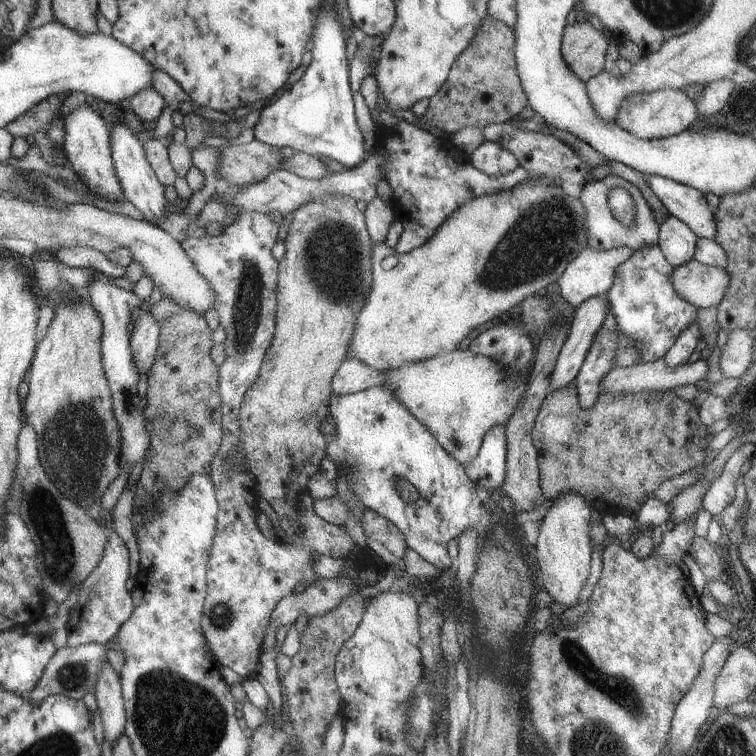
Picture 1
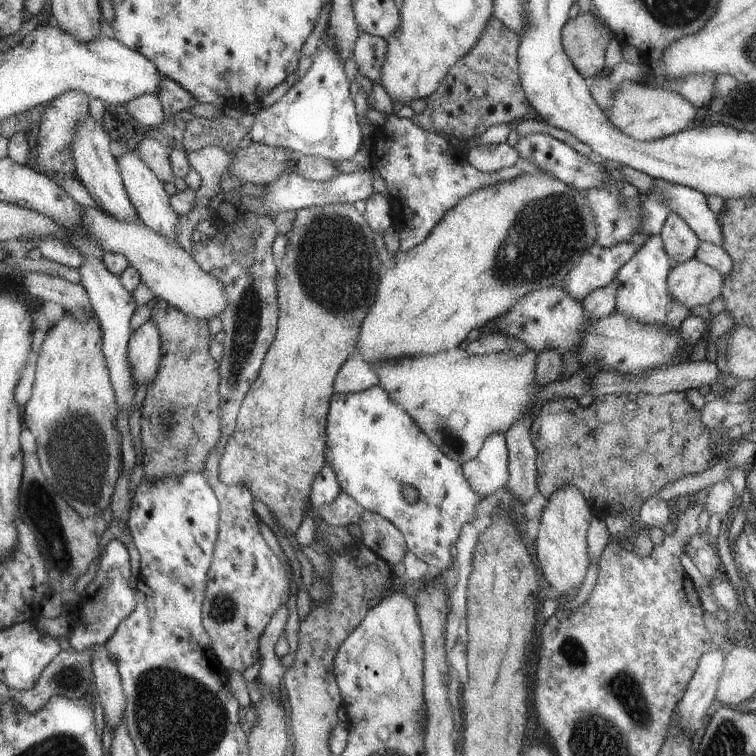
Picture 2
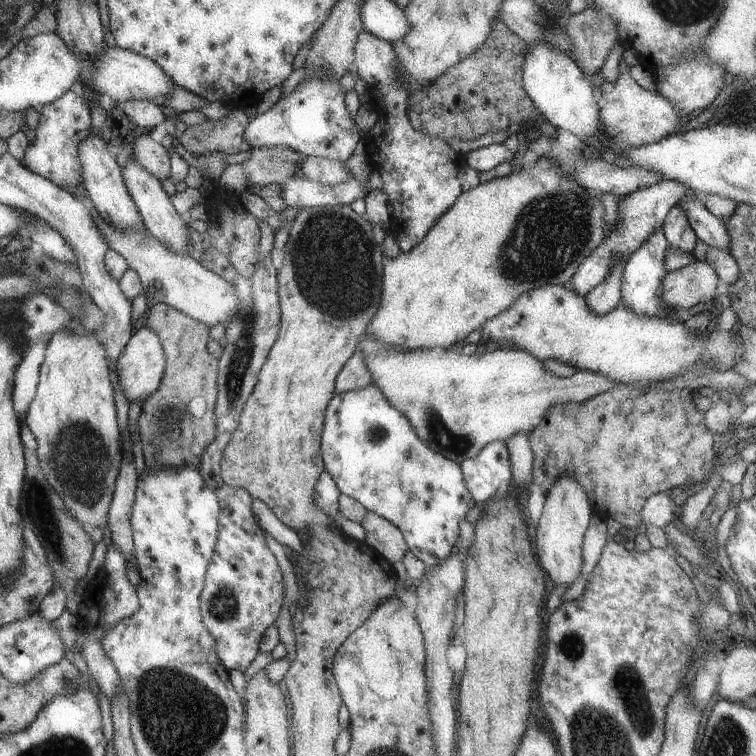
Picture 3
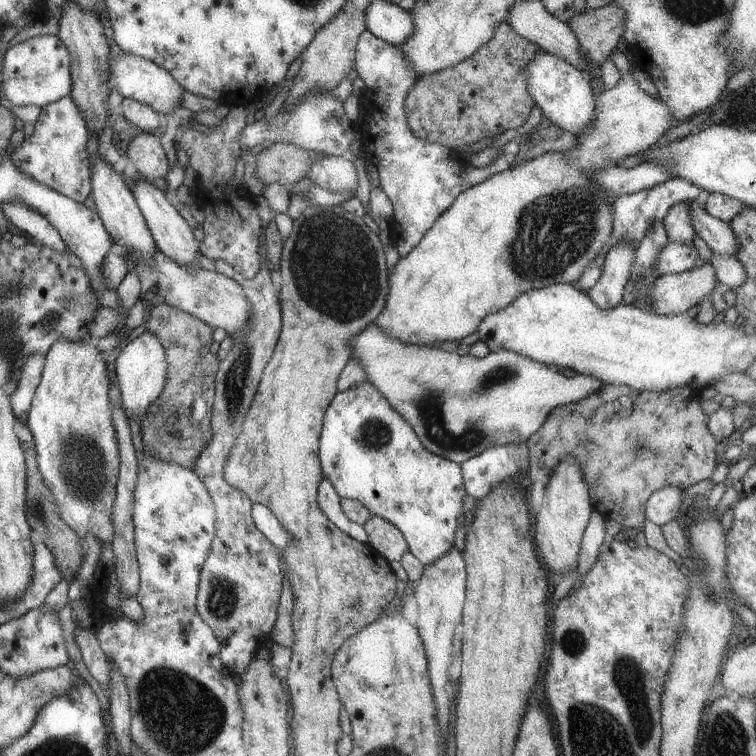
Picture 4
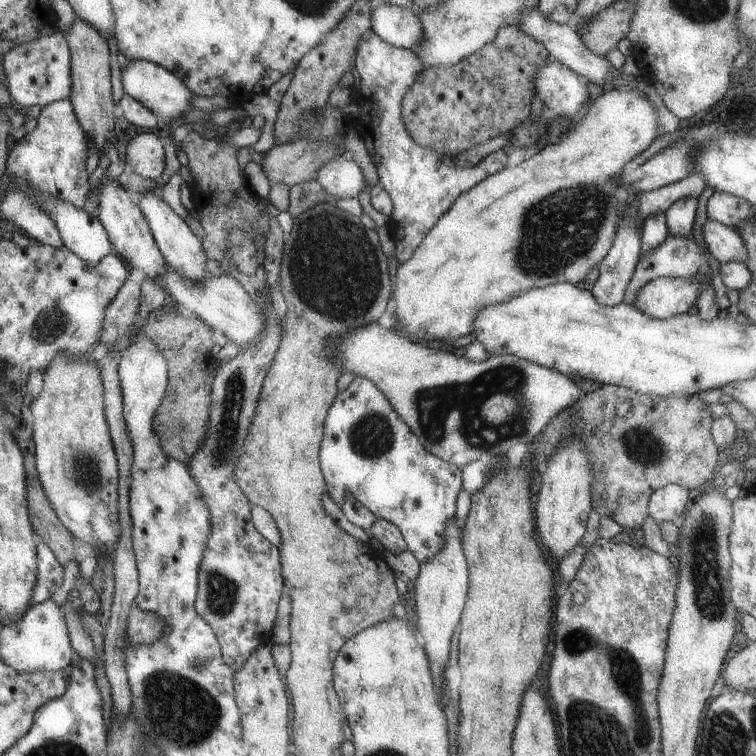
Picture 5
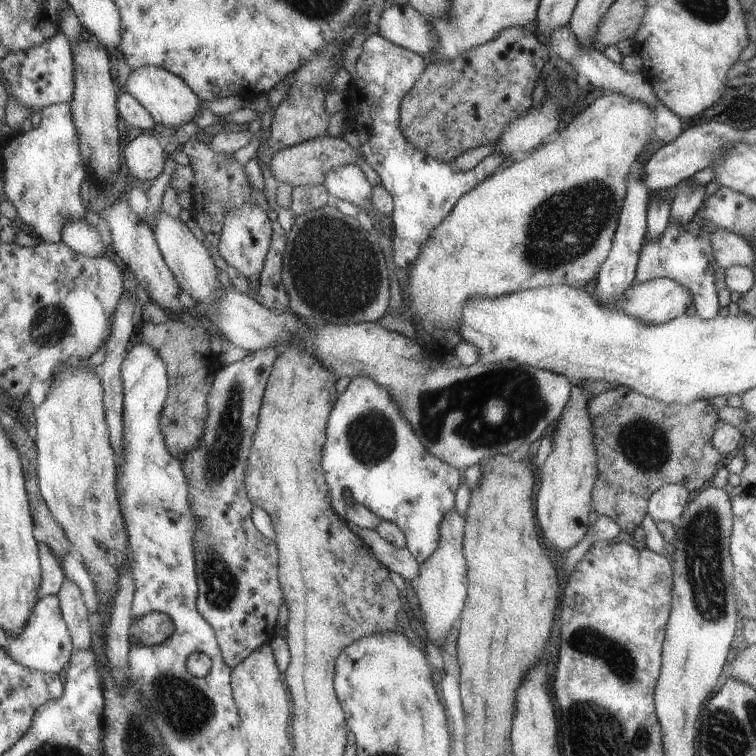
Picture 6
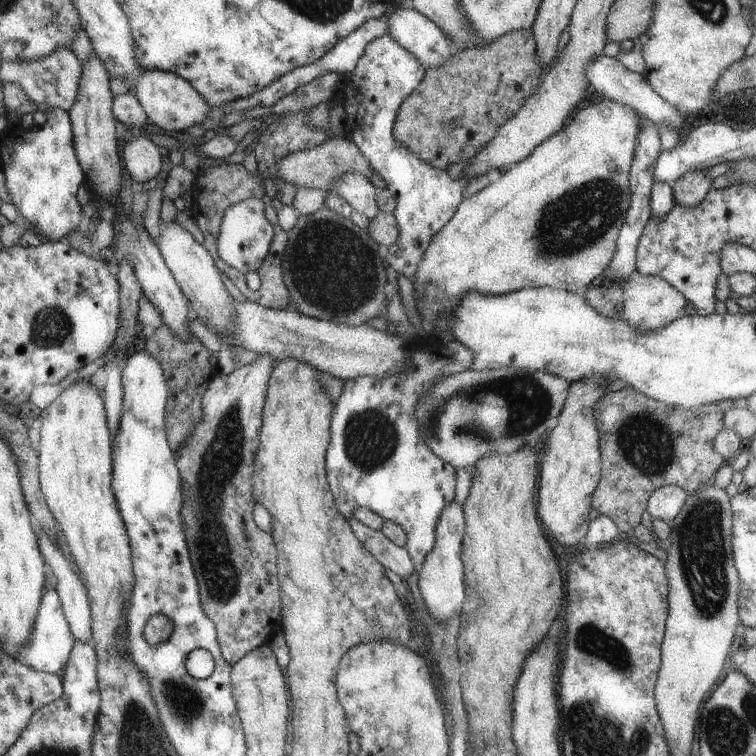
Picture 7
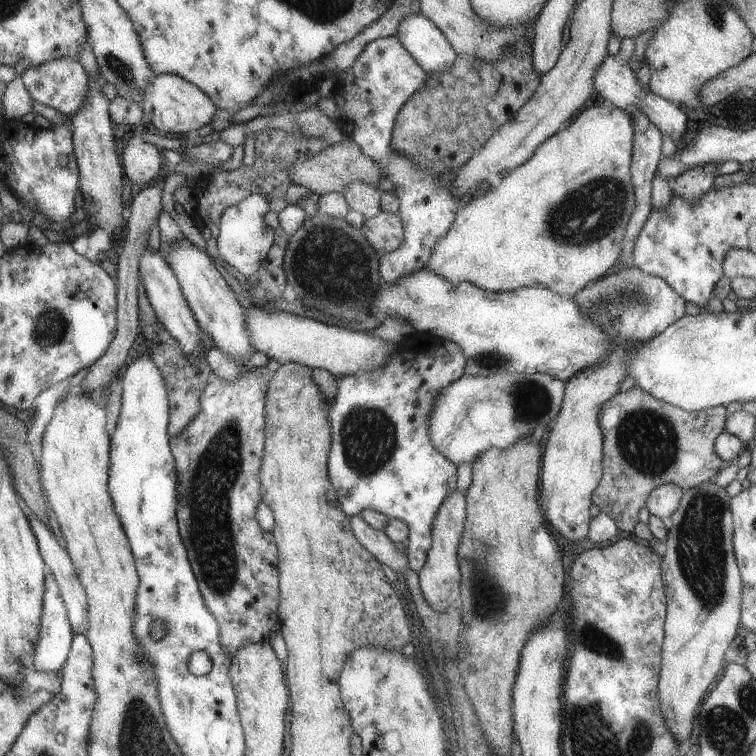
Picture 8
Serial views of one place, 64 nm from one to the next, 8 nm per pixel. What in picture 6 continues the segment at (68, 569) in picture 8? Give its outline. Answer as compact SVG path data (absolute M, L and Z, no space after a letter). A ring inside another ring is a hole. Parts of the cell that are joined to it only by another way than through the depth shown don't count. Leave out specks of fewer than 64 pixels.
M63 572L63 582L59 586L59 604L62 605L63 620L70 629L71 640L74 641L76 651L90 648L90 624L92 616L87 611L81 598L81 591L71 578L67 580Z

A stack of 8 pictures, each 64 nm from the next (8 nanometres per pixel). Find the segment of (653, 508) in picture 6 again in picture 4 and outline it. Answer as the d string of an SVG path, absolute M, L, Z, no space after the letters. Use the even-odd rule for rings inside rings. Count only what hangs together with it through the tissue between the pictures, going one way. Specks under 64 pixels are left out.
M663 486L655 491L645 503L645 518L657 526L663 526L673 519L681 519L684 499L677 486Z

